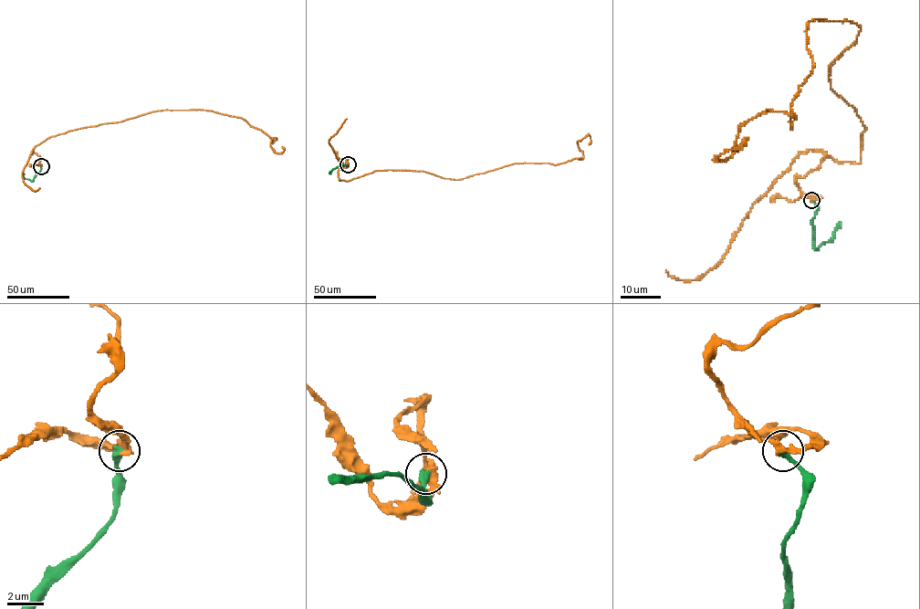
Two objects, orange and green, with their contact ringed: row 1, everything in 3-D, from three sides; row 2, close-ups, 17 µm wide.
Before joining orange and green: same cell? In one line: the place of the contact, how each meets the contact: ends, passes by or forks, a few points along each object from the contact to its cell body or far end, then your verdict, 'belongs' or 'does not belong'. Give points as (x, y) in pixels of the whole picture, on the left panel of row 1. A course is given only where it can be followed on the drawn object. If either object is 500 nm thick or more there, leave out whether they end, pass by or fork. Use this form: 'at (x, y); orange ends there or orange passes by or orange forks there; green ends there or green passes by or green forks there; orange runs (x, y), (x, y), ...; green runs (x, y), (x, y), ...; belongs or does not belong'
at (41, 166); orange passes by; green ends there; orange runs (41, 166), (31, 153), (52, 136), (165, 110), (241, 118), (276, 138), (277, 153), (282, 146); green runs (41, 166), (32, 181), (26, 179), (23, 173); does not belong

